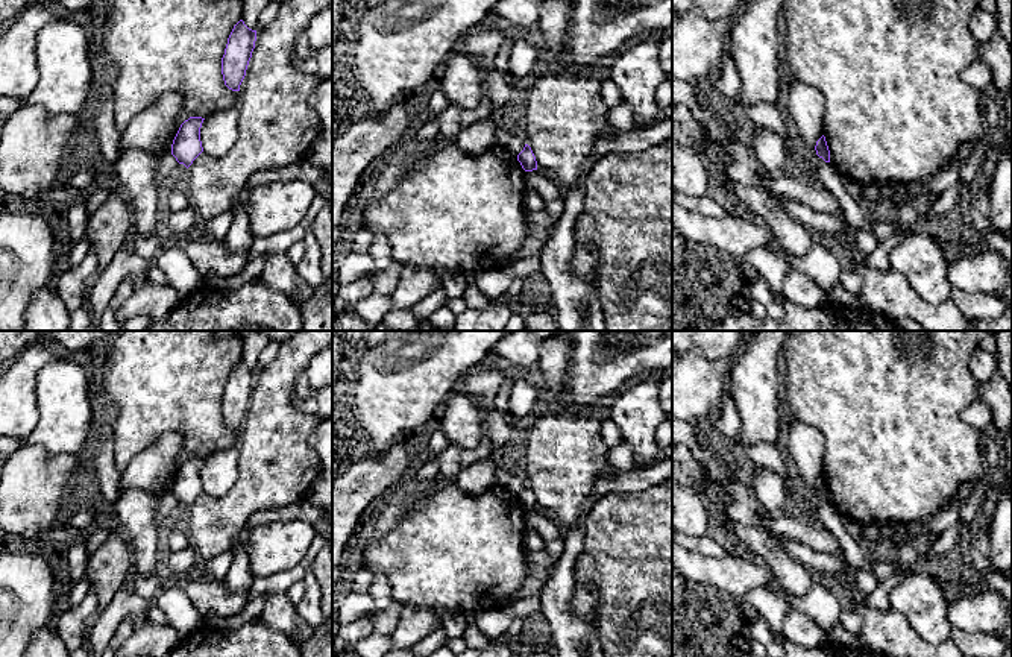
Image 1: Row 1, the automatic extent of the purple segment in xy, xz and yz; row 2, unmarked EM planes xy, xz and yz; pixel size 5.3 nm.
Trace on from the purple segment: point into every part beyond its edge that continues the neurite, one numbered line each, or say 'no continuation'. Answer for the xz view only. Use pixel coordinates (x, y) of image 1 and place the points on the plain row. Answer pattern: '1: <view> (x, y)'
no continuation

